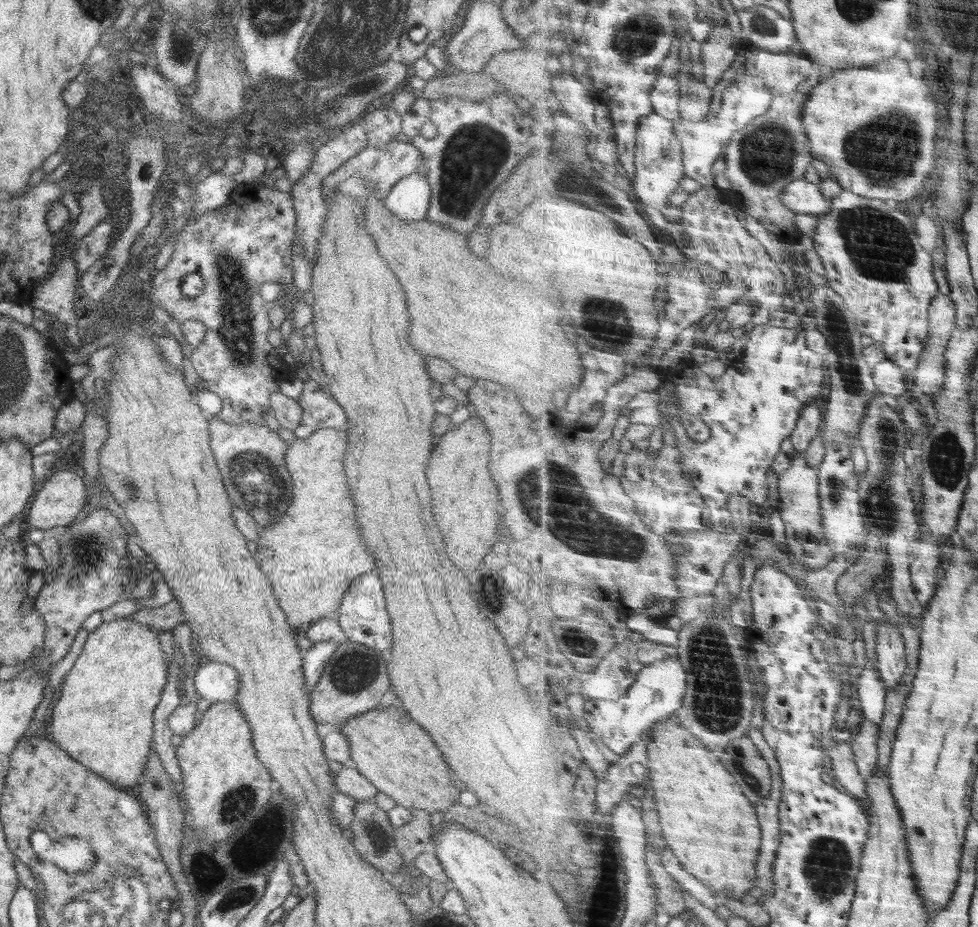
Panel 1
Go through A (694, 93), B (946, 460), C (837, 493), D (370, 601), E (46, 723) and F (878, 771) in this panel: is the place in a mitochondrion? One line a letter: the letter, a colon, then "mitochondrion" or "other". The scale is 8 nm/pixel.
A: mitochondrion
B: mitochondrion
C: mitochondrion
D: other
E: other
F: other

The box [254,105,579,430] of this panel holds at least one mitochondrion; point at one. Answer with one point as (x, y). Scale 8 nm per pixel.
(474, 155)

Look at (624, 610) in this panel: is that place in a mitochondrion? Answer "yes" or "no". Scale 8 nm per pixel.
no

